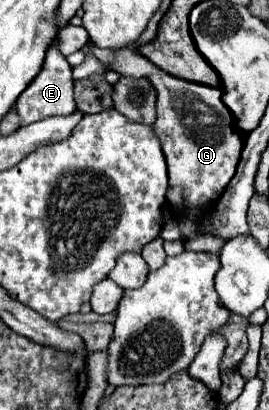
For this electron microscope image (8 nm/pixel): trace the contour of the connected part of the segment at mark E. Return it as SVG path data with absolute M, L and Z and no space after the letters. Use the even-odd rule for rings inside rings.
M58 37L52 41L52 45L46 51L46 59L44 65L40 69L40 73L34 77L34 81L26 87L26 91L18 97L16 101L16 113L20 117L20 125L30 125L32 121L40 121L52 115L70 115L76 111L76 103L72 97L72 67L68 65L66 57L60 53L58 49Z

